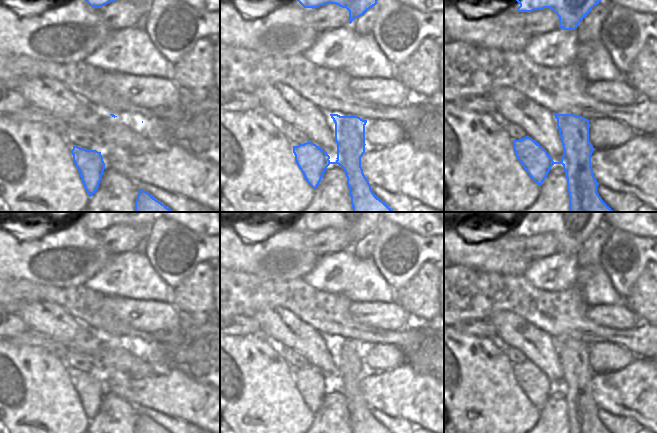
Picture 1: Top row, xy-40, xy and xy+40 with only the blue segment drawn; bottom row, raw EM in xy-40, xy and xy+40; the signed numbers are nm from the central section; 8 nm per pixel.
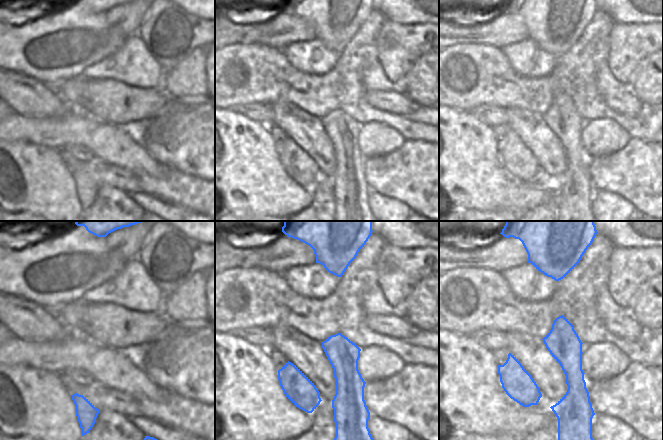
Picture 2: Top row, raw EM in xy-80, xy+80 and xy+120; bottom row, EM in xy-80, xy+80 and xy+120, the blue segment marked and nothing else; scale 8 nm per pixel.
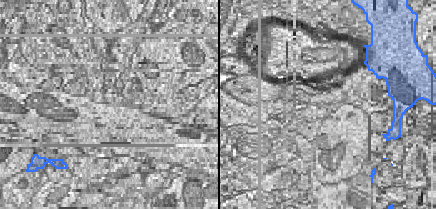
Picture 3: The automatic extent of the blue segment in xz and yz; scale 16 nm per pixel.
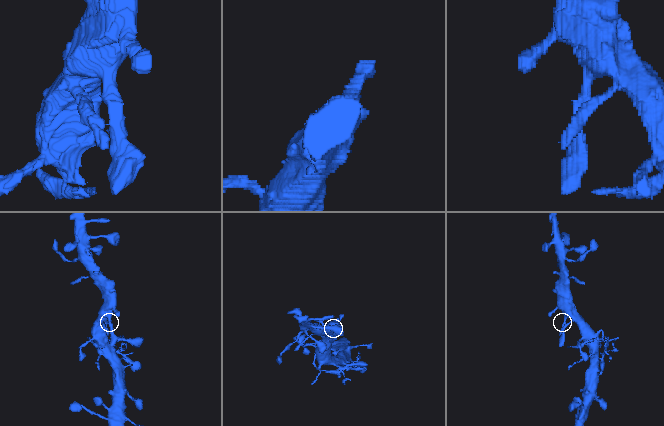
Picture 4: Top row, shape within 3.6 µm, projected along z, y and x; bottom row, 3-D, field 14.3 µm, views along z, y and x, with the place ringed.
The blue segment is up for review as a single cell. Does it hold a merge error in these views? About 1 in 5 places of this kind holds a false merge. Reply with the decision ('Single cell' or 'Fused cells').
Single cell

